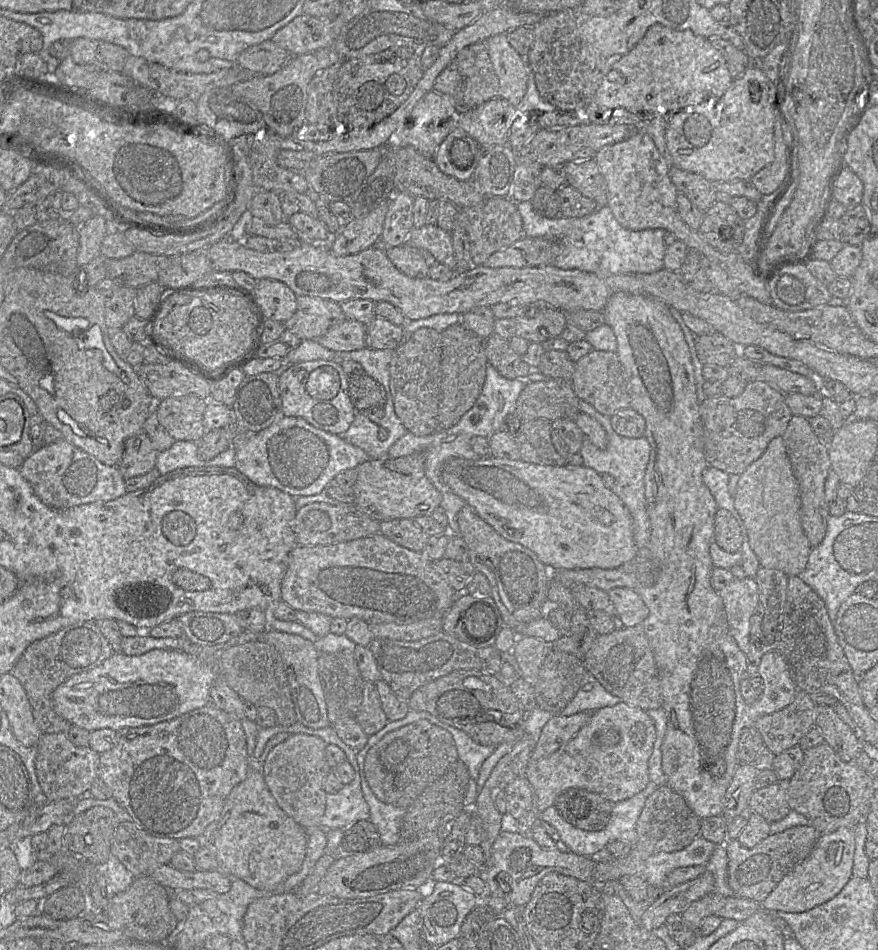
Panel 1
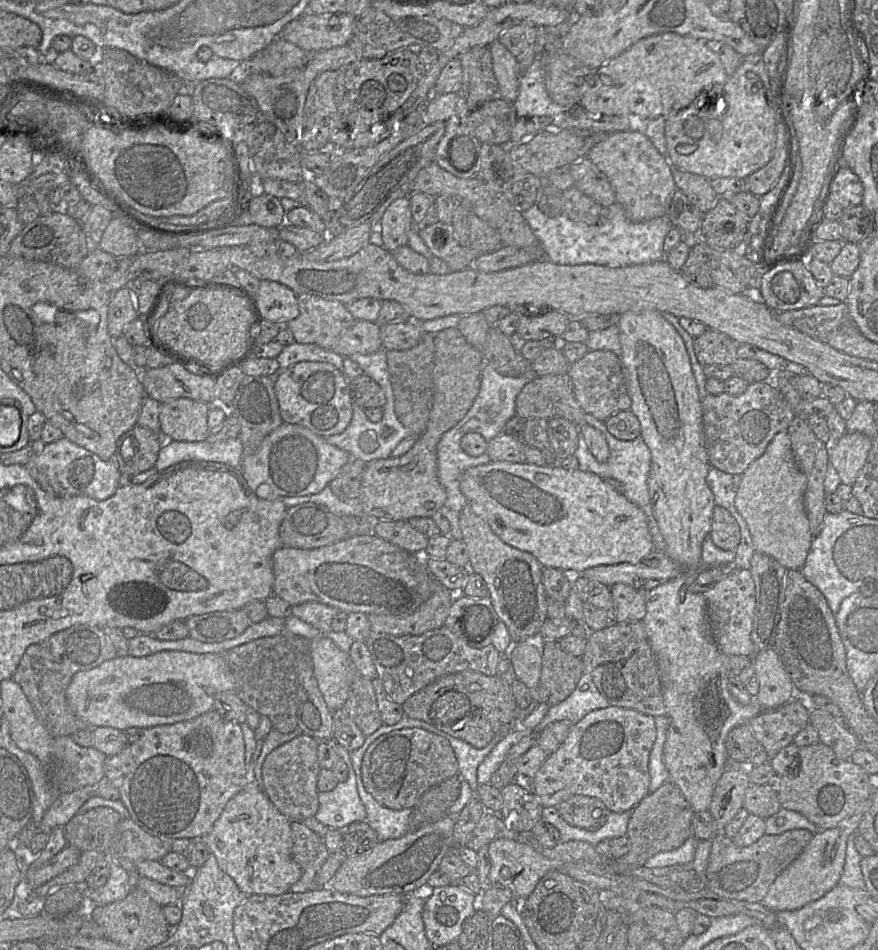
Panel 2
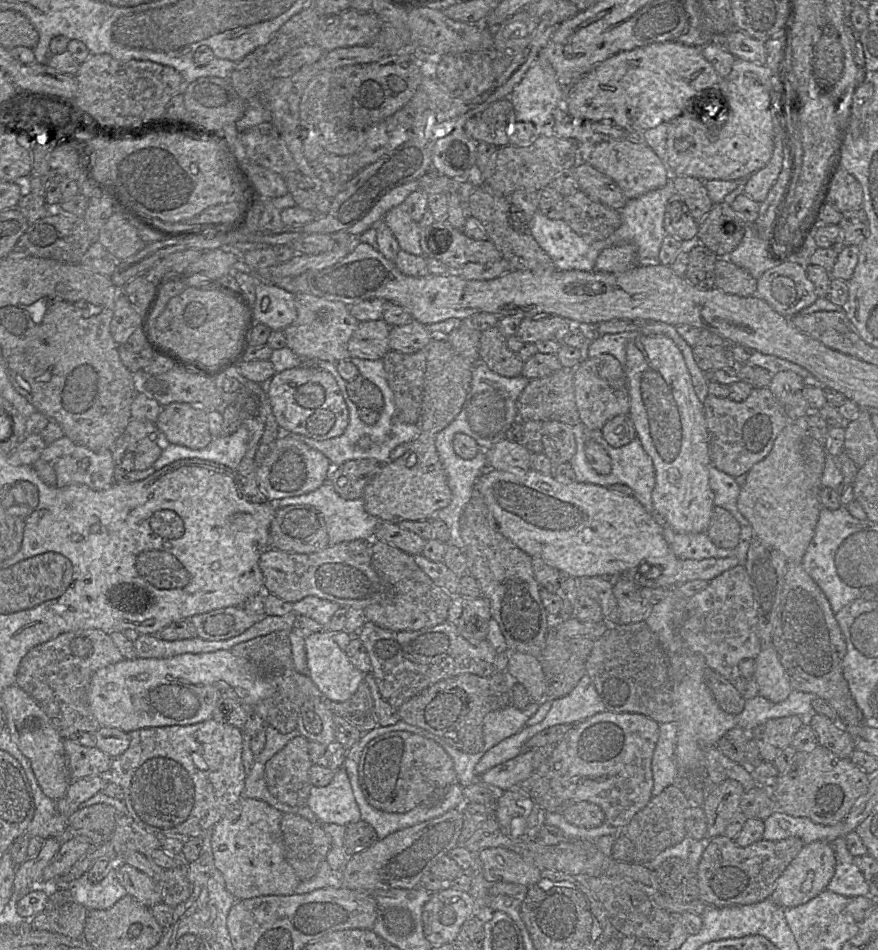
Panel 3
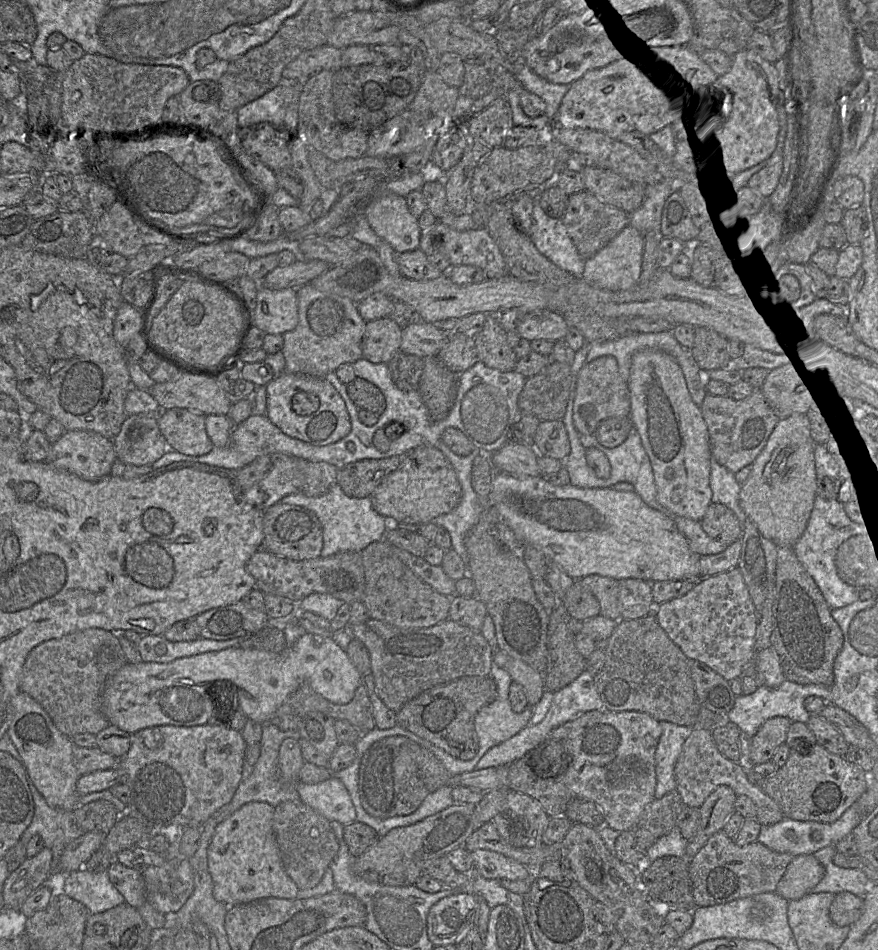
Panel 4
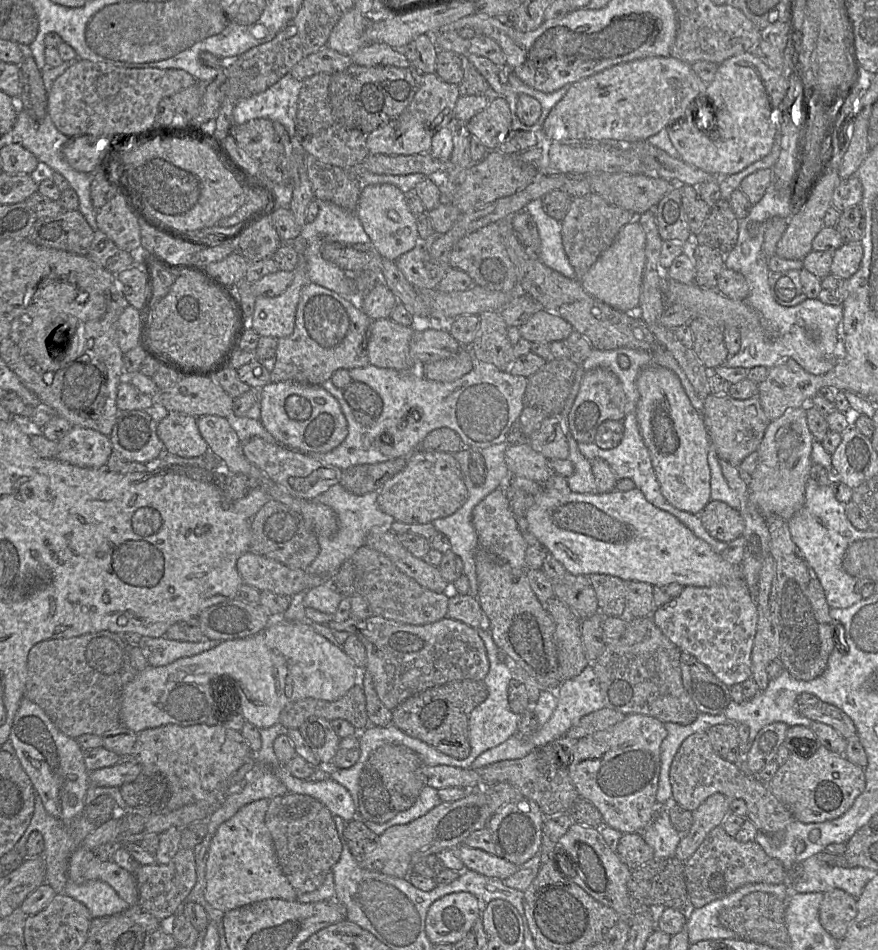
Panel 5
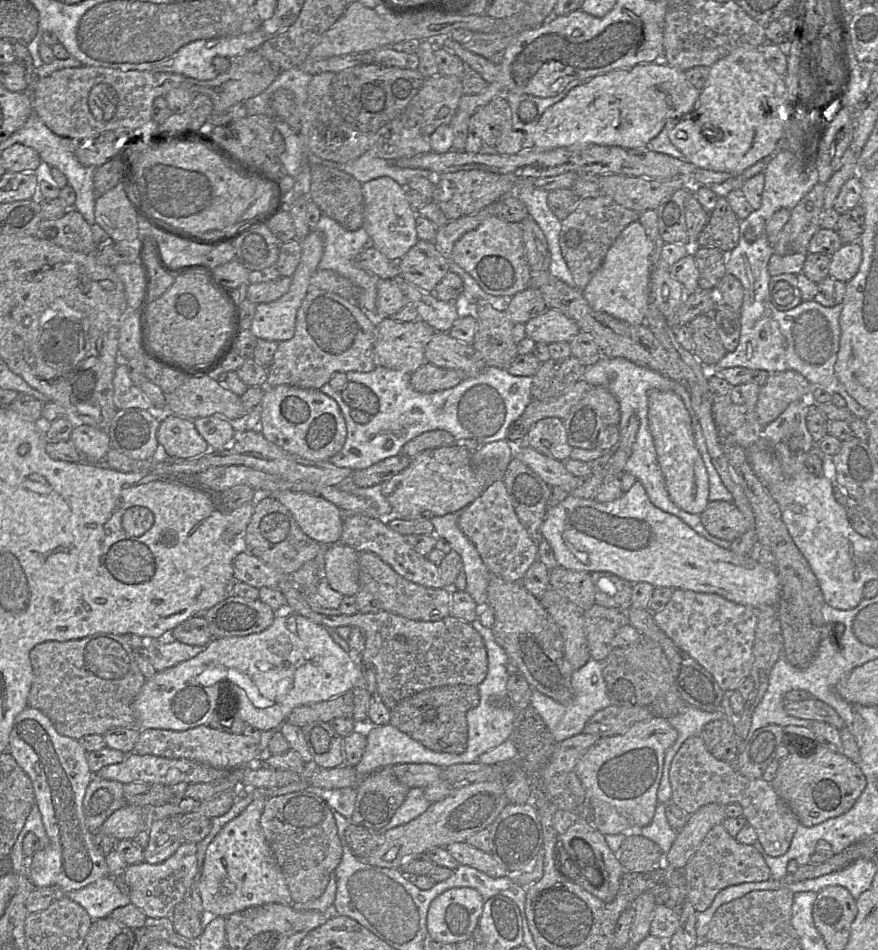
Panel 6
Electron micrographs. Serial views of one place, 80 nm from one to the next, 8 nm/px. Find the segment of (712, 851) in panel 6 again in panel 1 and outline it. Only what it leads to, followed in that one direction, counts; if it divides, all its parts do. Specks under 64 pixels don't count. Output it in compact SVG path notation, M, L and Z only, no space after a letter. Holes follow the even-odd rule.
M807 825L770 834L752 848L742 846L737 839L726 839L722 846L728 857L727 883L733 895L763 902L778 883L811 854L820 836L816 828Z

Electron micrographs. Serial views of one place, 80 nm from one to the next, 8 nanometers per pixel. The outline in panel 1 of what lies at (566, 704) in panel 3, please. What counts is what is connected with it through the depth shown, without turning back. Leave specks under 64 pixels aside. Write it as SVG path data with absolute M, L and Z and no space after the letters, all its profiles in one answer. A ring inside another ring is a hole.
M585 671L575 697L561 711L560 716L572 716L576 713L595 712L620 703L621 699L607 692L589 672Z

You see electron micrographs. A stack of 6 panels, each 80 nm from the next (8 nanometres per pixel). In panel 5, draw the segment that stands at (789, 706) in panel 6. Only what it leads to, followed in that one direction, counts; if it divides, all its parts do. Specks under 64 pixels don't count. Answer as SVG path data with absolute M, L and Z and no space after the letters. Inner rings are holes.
M822 701L814 705L799 705L799 713L811 721L831 726L846 740L857 736L857 730L852 719L834 705Z

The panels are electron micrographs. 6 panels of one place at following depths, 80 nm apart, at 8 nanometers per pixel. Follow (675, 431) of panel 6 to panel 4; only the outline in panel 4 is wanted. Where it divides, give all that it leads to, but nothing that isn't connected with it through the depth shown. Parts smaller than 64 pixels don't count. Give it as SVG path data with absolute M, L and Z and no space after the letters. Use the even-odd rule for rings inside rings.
M644 349L632 356L630 420L650 459L657 501L675 515L701 521L712 503L711 446L701 408L692 400L681 367L669 354Z

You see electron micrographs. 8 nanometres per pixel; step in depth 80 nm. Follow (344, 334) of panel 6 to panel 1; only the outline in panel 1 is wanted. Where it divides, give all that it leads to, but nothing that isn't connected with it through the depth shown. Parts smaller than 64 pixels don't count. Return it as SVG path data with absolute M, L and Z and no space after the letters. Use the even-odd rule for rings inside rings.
M298 296L294 315L284 324L302 340L313 340L346 319L340 303L311 296Z

